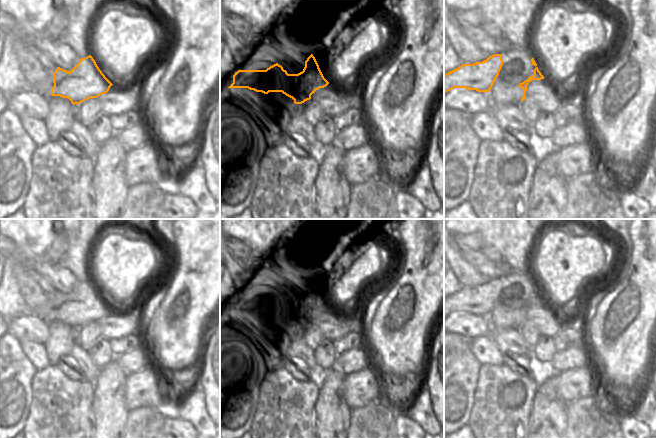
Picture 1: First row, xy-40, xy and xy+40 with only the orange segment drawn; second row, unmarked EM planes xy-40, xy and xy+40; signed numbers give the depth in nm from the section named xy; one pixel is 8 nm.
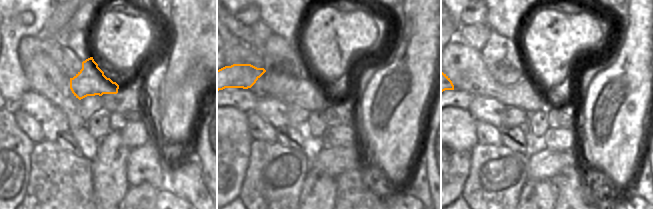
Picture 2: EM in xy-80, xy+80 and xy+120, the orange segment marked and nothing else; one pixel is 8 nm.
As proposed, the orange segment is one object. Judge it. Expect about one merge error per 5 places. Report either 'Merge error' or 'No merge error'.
No merge error

